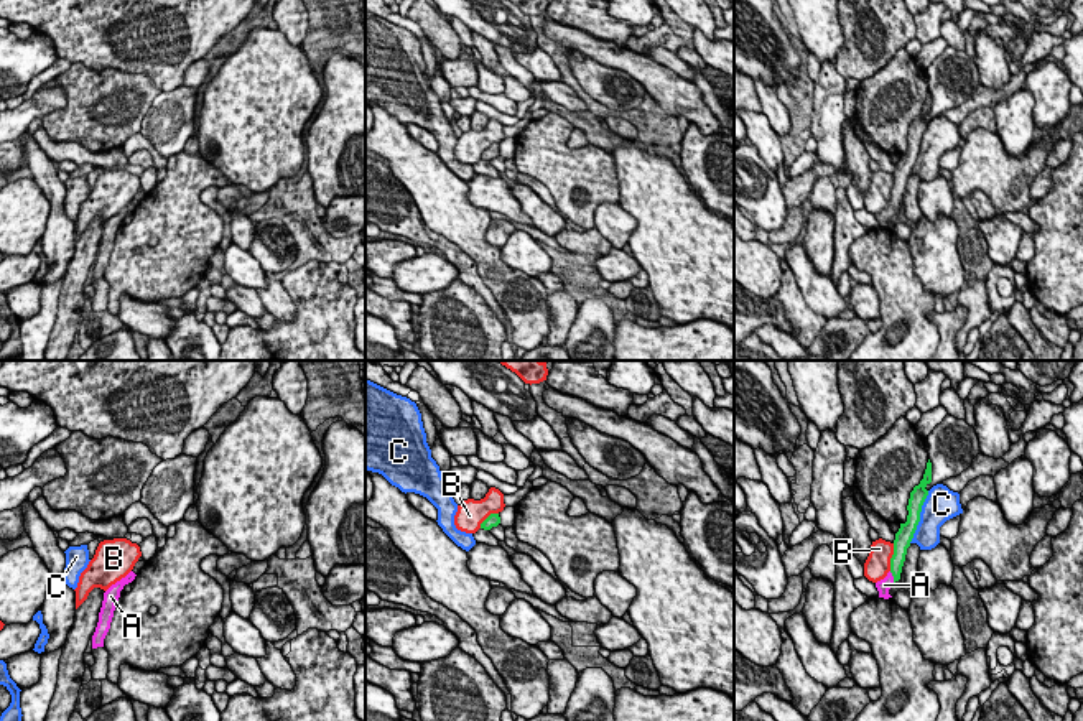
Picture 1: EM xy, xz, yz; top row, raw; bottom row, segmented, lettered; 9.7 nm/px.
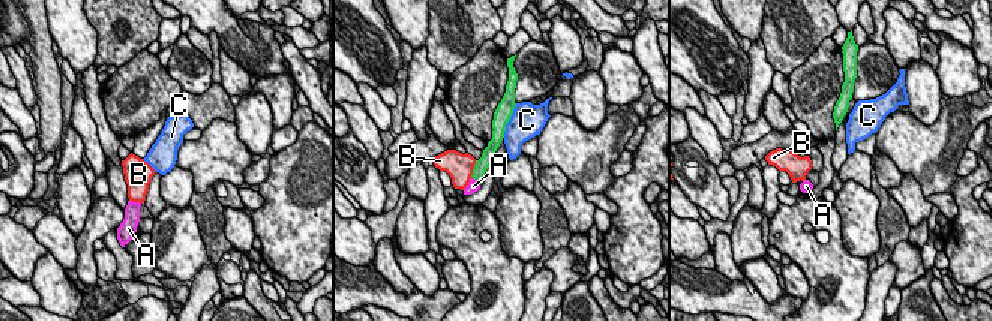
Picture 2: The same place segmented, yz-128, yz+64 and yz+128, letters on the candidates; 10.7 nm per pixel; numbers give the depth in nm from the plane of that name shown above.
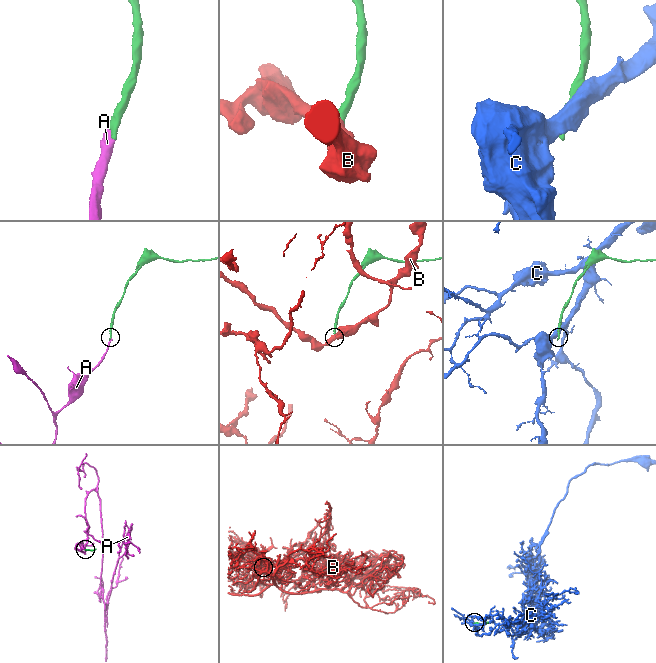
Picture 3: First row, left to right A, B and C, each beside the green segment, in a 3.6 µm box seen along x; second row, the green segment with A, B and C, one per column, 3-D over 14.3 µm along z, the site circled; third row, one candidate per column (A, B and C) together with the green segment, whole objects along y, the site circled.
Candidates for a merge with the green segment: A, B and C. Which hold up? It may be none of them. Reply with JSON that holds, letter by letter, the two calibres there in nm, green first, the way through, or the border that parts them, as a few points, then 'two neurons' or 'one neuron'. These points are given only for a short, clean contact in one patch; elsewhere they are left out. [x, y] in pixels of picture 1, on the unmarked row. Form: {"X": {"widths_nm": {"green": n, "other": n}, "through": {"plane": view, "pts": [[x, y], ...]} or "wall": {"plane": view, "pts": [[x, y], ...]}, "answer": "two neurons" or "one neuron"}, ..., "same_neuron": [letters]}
{"A": {"widths_nm": {"green": 130, "other": 130}, "through": {"plane": "yz", "pts": [[897, 190], [892, 206], [884, 216]]}, "answer": "one neuron"}, "B": {"widths_nm": {"green": 160, "other": 240}, "wall": {"plane": "yz", "pts": [[894, 175], [889, 201]]}, "answer": "two neurons"}, "C": {"widths_nm": {"green": 160, "other": 320}, "answer": "two neurons"}, "same_neuron": ["A"]}

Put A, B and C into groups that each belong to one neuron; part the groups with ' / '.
A / B / C

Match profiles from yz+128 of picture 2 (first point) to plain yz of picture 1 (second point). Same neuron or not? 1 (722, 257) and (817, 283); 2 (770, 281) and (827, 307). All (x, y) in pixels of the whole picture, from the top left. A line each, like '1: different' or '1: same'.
1: different
2: same

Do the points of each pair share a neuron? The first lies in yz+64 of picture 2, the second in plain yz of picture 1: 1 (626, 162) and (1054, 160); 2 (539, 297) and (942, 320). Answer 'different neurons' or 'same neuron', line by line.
1: different neurons
2: same neuron

